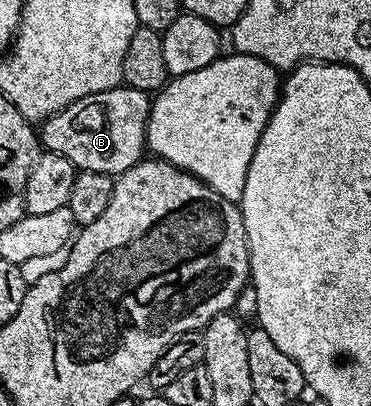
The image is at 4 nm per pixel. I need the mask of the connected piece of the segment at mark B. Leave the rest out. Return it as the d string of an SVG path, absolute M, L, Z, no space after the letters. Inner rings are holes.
M121 85L114 89L106 89L102 93L90 93L90 97L82 97L74 101L74 105L54 113L44 120L39 128L38 138L45 152L66 157L77 169L106 173L115 177L145 158L148 141L148 114L151 112L152 99L149 92Z

